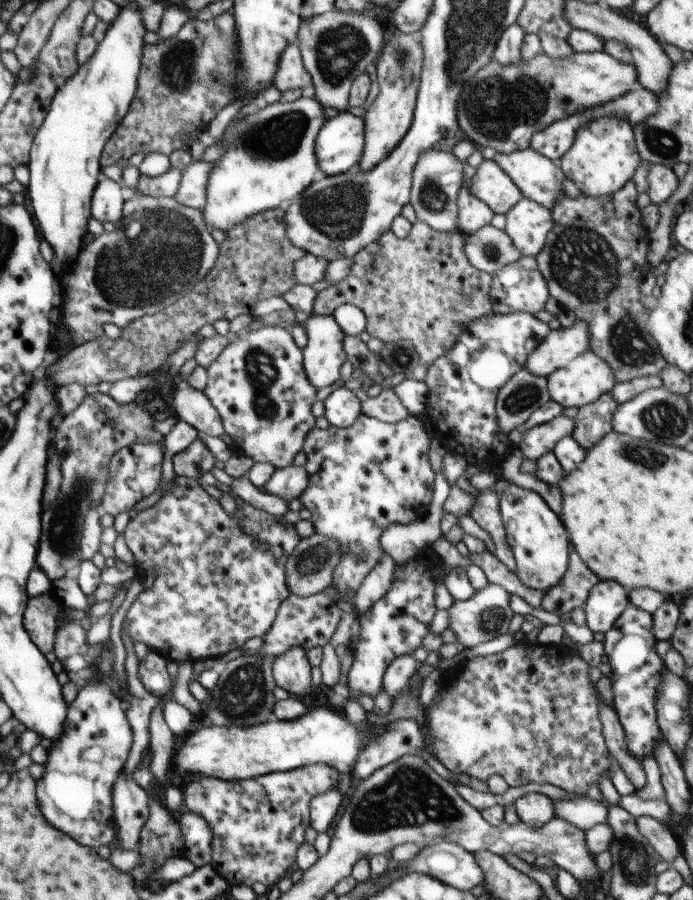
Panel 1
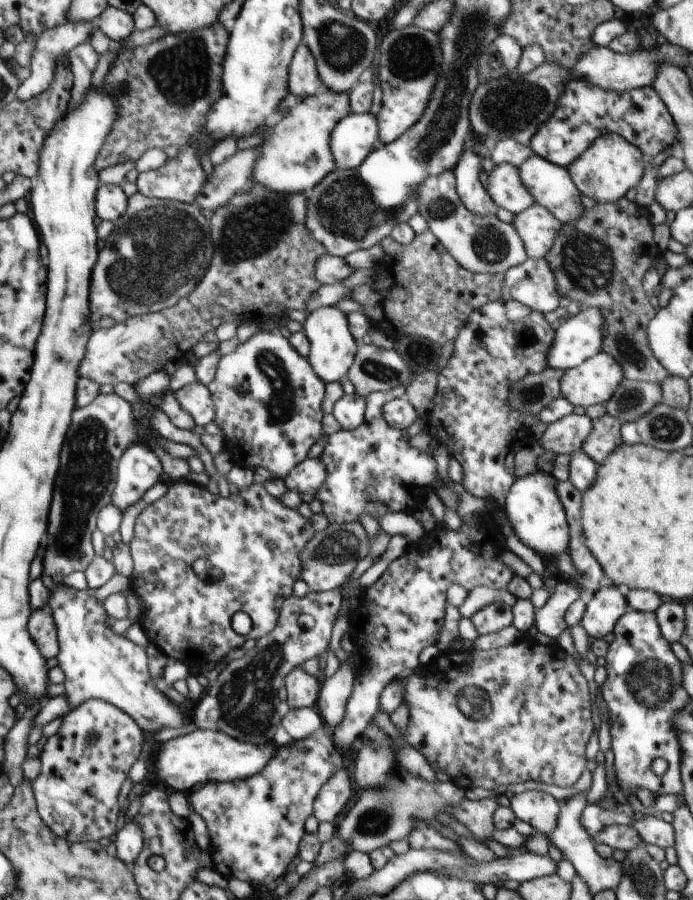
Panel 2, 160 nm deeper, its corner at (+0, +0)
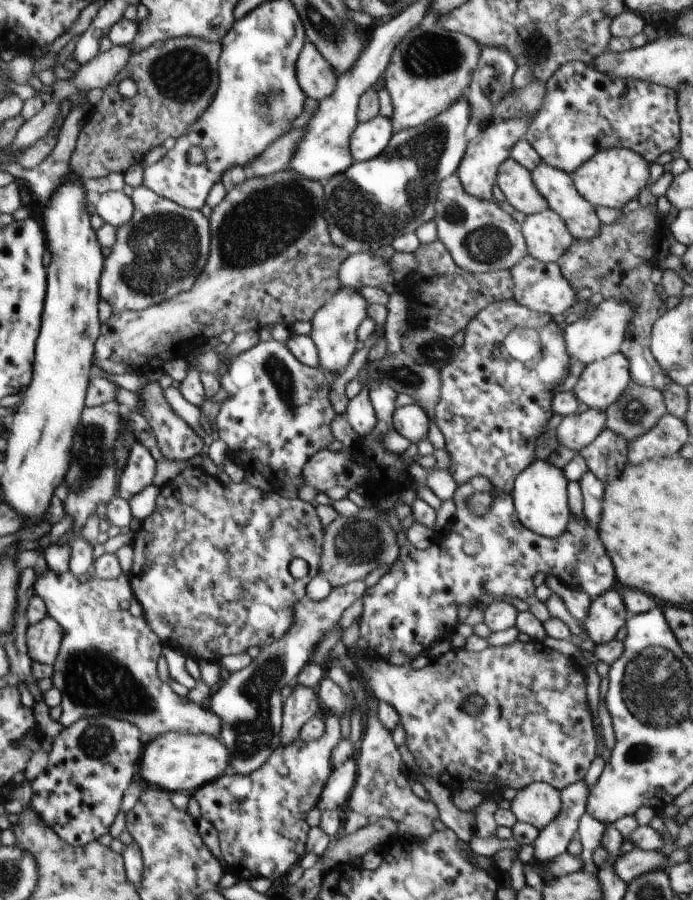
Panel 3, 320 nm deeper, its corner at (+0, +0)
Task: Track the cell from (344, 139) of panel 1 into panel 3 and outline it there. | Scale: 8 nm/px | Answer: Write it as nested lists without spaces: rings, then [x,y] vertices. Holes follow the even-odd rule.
[[[382,115],[365,123],[357,123],[349,142],[355,162],[377,157],[388,146],[394,133],[391,120]]]

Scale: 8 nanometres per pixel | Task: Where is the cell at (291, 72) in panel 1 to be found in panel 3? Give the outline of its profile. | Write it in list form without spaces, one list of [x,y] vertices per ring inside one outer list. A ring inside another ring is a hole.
[[[306,42],[296,63],[296,76],[304,94],[320,102],[334,92],[338,74],[316,45]]]

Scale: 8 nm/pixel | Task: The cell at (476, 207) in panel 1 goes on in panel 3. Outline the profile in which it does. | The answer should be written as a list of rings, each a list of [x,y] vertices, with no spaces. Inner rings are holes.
[[[528,117],[504,119],[498,122],[487,122],[482,126],[480,134],[468,143],[466,152],[457,168],[459,179],[464,190],[482,200],[495,200],[492,196],[492,186],[496,185],[499,166],[510,158],[512,147],[525,138],[531,120]]]

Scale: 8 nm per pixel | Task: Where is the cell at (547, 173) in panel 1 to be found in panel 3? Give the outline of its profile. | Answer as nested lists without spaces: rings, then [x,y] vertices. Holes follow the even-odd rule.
[[[541,162],[531,175],[538,192],[549,202],[549,208],[561,216],[574,239],[590,240],[600,232],[602,223],[596,215],[595,206],[579,195],[569,173]]]

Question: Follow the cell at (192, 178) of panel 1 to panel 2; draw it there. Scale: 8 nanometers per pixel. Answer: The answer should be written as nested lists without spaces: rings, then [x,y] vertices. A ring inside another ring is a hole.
[[[258,148],[237,151],[223,163],[214,165],[213,173],[206,176],[202,192],[195,196],[194,205],[201,209],[216,211],[238,193],[253,188],[252,170],[260,158]]]

